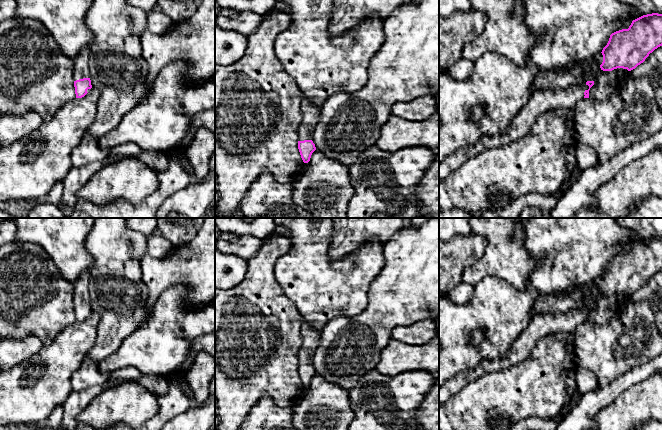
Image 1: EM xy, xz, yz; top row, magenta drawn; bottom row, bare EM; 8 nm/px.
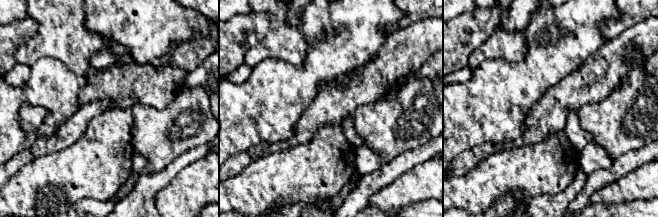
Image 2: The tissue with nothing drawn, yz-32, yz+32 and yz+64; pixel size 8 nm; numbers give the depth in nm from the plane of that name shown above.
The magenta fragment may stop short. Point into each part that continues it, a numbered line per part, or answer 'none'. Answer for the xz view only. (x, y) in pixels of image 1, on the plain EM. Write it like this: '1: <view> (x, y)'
1: xz (310, 338)

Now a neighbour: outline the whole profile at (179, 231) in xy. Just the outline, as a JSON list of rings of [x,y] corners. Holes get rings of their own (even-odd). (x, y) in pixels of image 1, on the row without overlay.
[[[158,218],[157,229],[175,247],[188,244],[203,222],[204,218]]]

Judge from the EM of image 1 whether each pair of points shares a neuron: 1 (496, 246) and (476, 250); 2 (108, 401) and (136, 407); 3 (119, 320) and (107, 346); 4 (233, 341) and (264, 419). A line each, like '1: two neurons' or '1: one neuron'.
1: two neurons
2: one neuron
3: one neuron
4: two neurons

